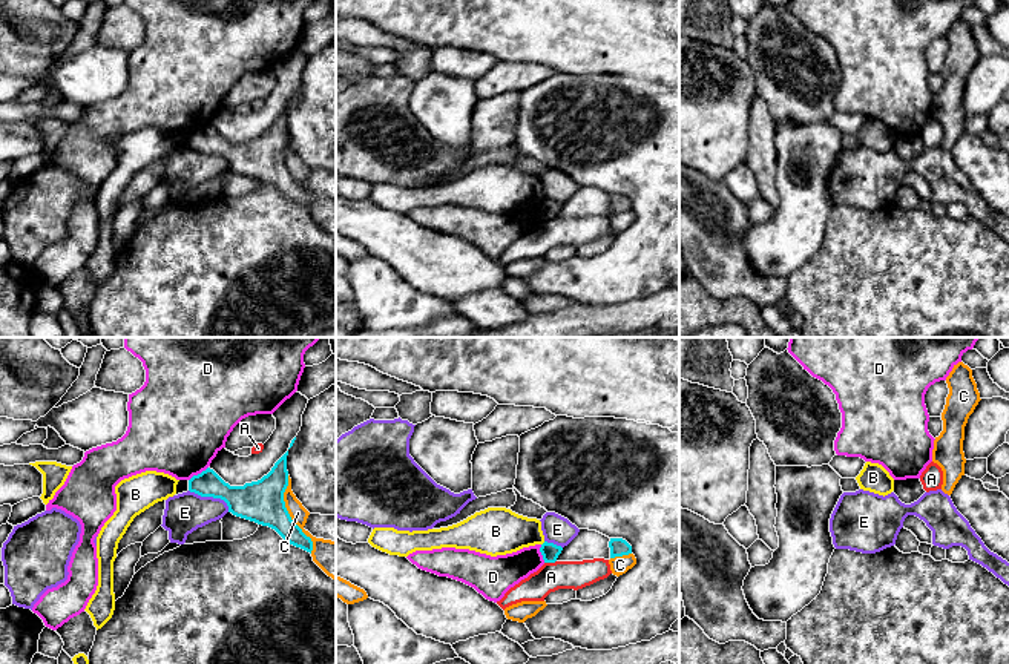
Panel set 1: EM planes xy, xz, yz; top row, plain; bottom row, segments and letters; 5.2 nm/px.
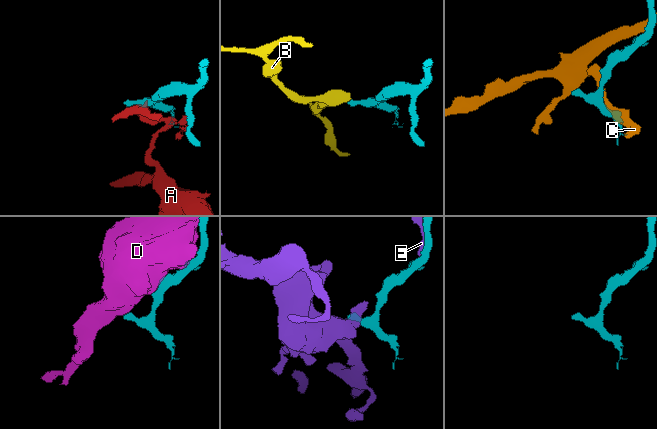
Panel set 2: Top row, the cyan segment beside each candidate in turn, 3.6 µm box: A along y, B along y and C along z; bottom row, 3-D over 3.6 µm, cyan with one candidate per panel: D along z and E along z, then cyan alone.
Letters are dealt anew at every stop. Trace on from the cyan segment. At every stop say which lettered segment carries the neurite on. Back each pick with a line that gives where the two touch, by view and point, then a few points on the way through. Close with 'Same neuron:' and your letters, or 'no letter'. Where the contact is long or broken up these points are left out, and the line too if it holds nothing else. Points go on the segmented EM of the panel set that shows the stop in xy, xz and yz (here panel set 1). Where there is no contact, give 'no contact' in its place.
Same neuron: no letter

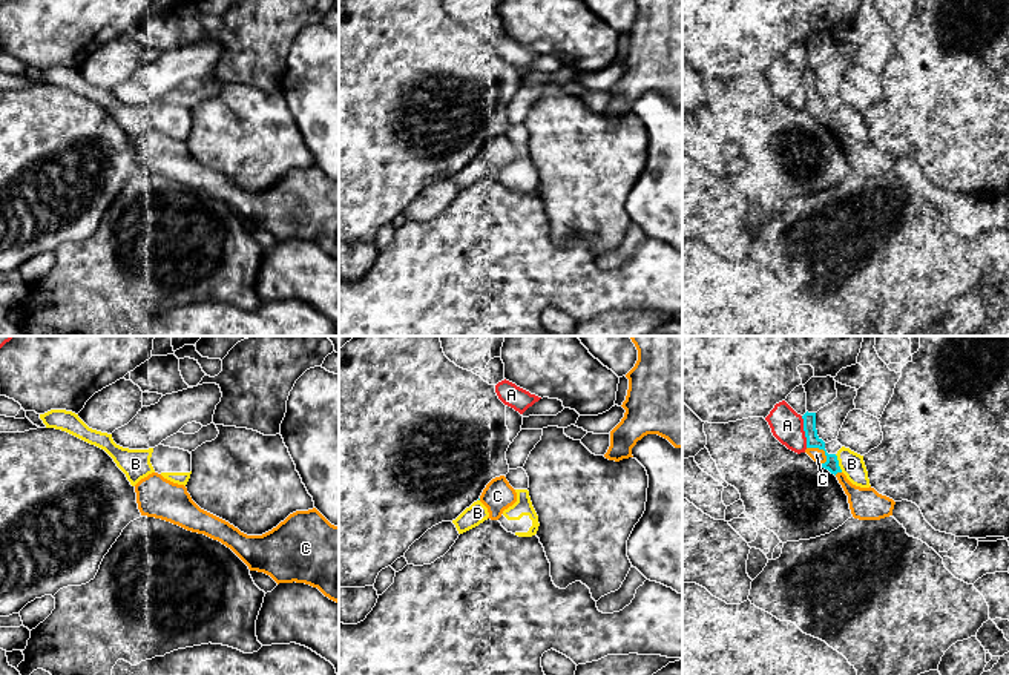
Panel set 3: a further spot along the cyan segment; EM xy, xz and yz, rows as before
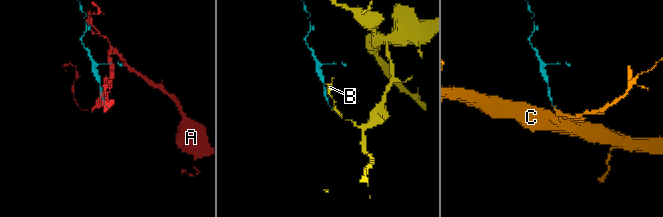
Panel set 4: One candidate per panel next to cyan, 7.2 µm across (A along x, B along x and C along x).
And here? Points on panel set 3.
C: meets cyan in yz at (821, 448)
Same neuron: C

